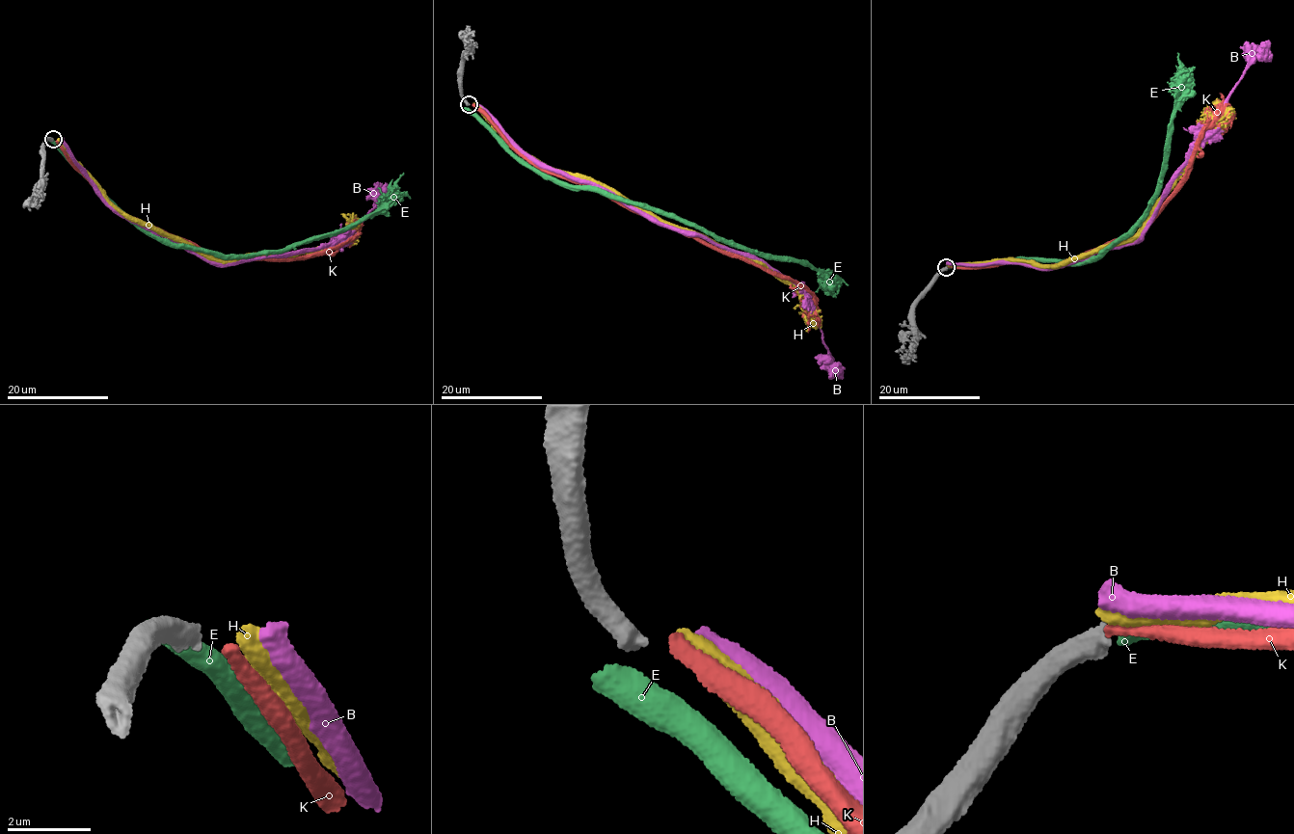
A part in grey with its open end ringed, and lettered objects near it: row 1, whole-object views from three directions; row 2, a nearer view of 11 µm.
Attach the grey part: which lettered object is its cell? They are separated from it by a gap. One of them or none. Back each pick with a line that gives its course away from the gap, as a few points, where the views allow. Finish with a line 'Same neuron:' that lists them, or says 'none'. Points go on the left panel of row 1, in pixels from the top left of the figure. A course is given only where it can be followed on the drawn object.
H: it runs (57, 140), (99, 183), (111, 204), (210, 255), (233, 259), (291, 257), (321, 250), (346, 235), (359, 233)
Same neuron: H

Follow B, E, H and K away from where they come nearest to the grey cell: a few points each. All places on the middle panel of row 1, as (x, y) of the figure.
B: (475, 103), (534, 159), (592, 181), (655, 219), (703, 234), (796, 280), (814, 308), (822, 338), (843, 378)
E: (469, 108), (536, 170), (674, 214), (771, 257), (810, 265), (826, 287), (832, 285)
H: (473, 104), (513, 146), (538, 160), (592, 178), (633, 204), (786, 278), (821, 328)
K: (471, 104), (521, 153), (540, 166), (596, 187), (637, 212), (807, 286), (812, 298), (806, 332)

